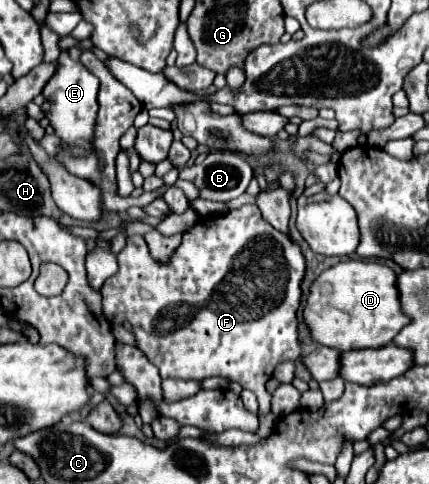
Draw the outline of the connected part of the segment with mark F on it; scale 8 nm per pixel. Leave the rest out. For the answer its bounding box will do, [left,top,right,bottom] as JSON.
[102,206,306,416]

